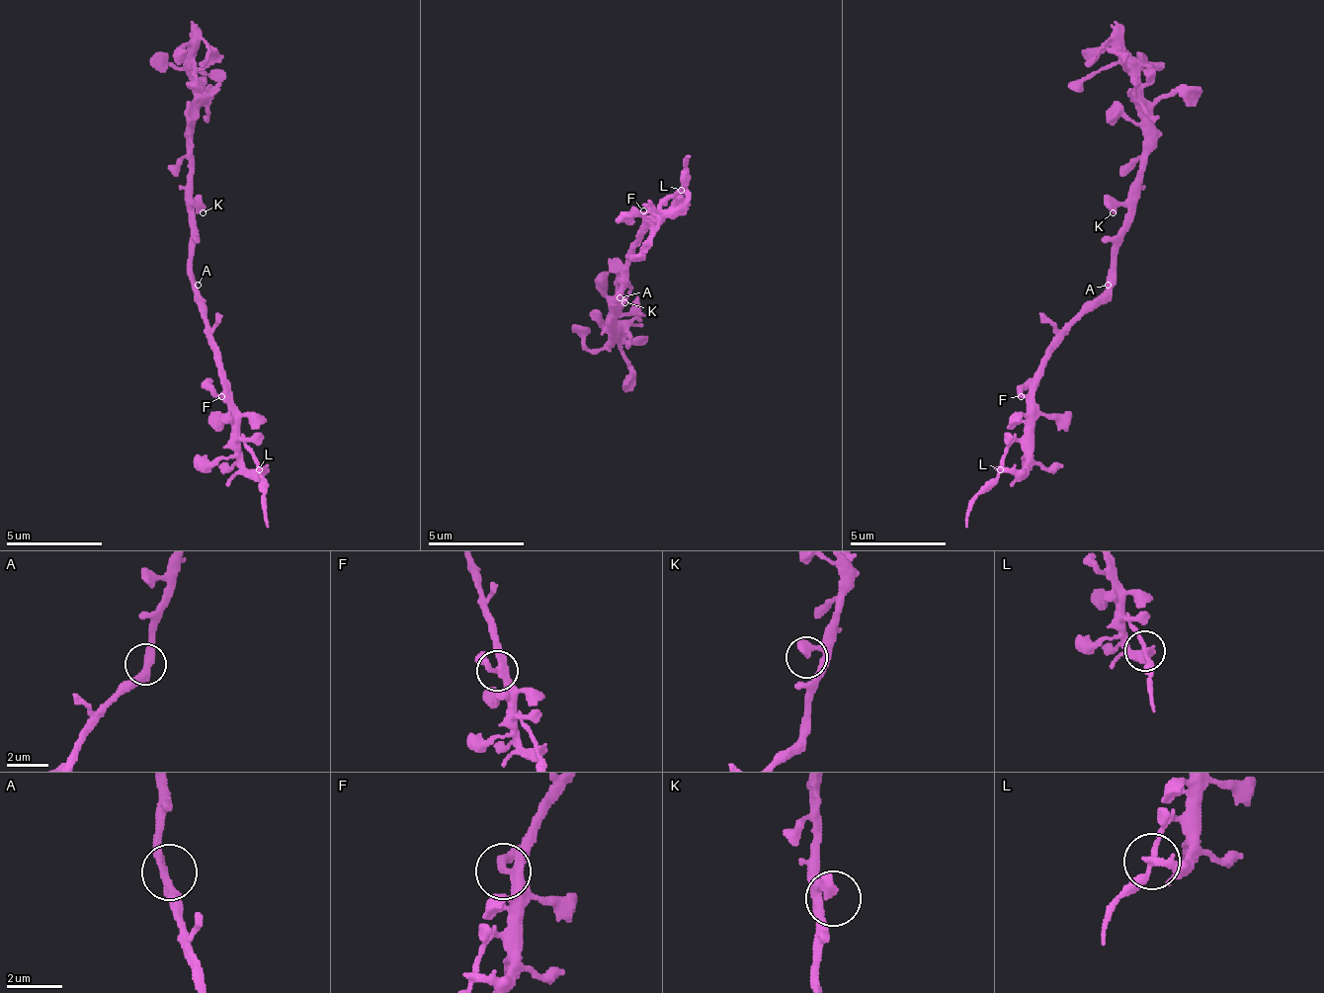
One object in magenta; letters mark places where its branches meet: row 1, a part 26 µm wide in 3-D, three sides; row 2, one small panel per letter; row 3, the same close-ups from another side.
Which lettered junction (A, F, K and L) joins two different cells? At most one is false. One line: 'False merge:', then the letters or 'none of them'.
False merge: L

